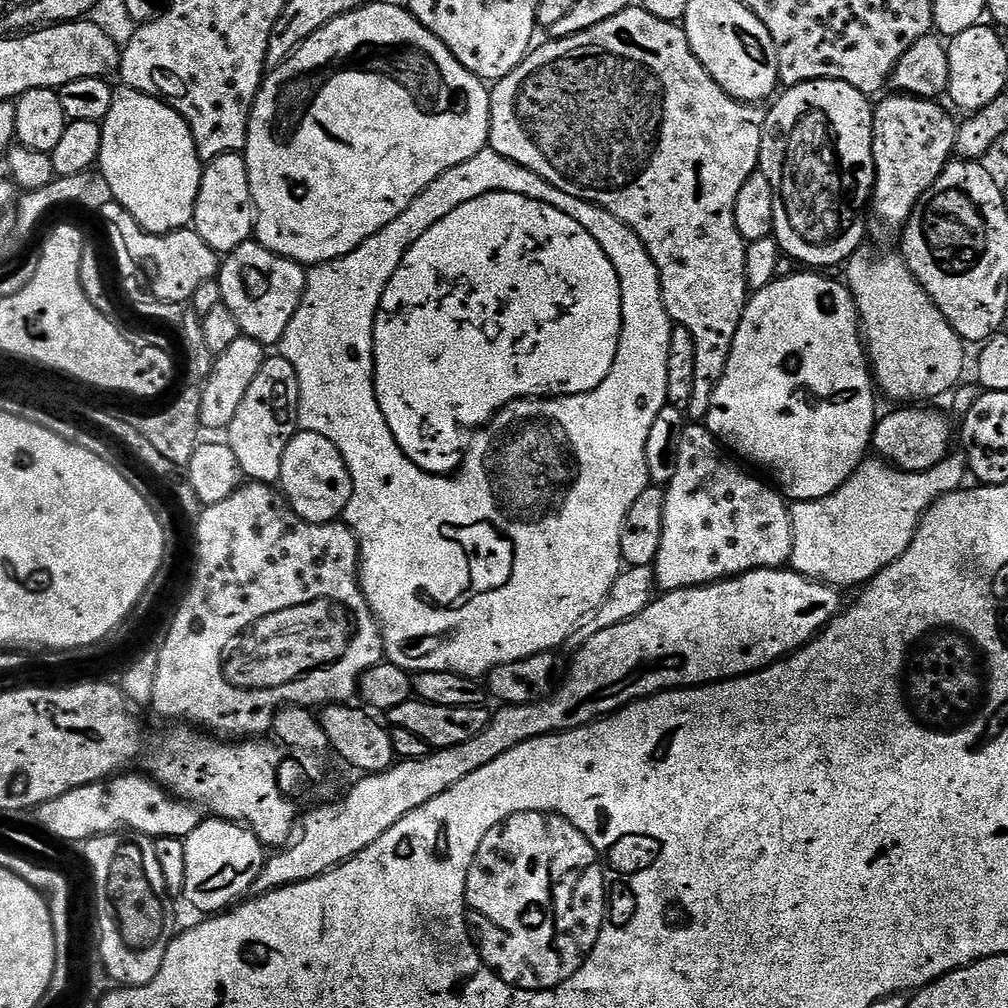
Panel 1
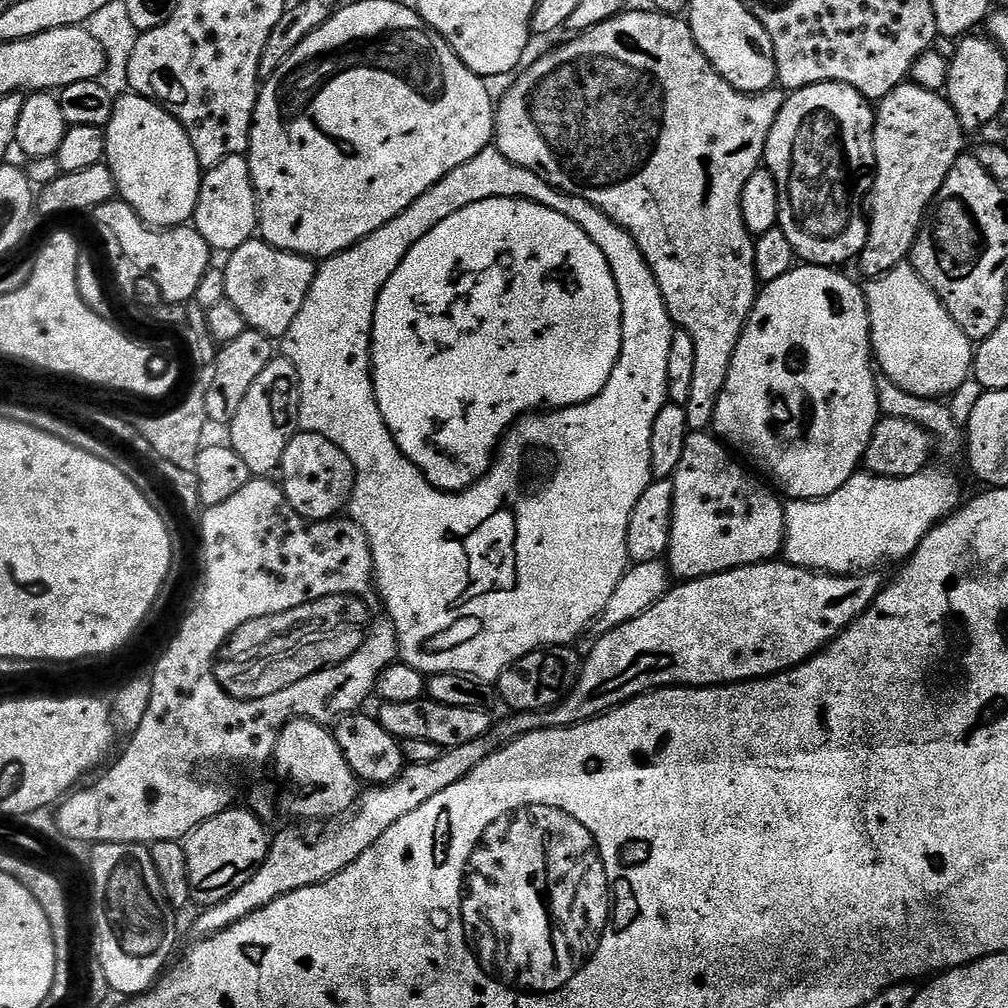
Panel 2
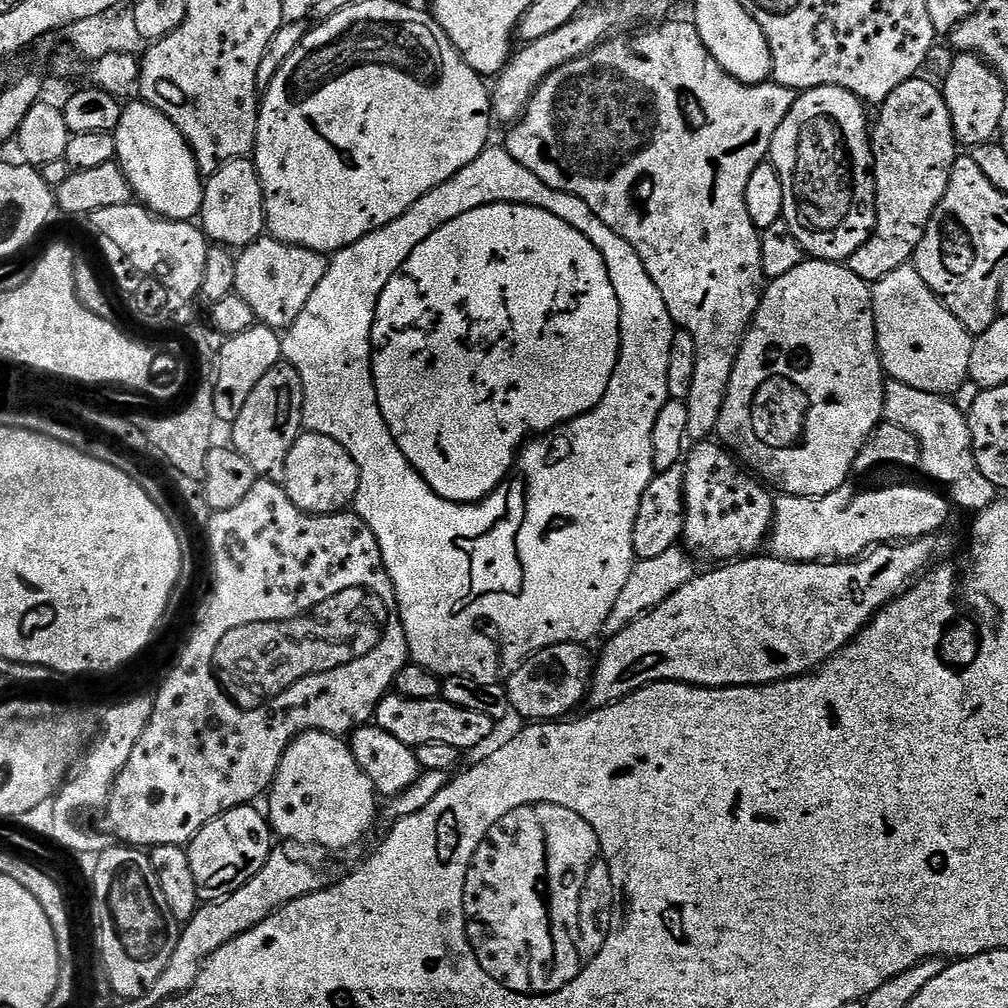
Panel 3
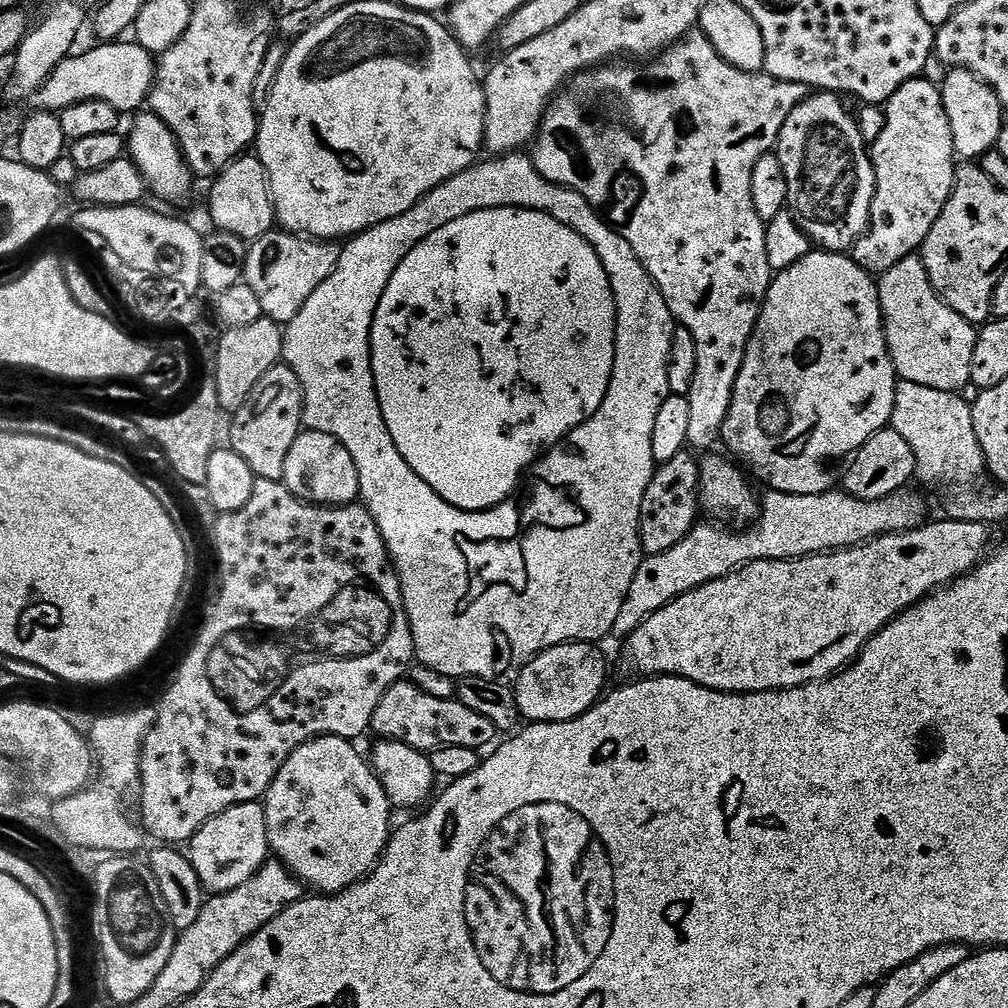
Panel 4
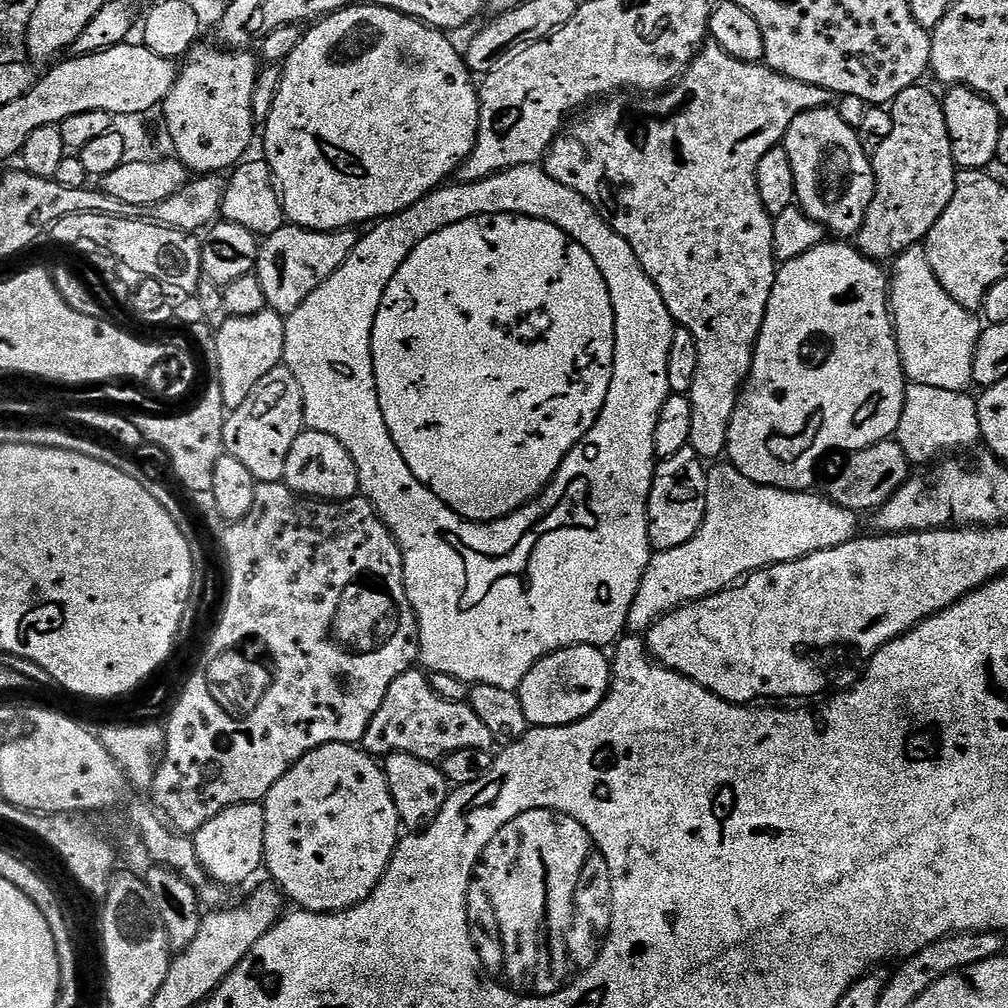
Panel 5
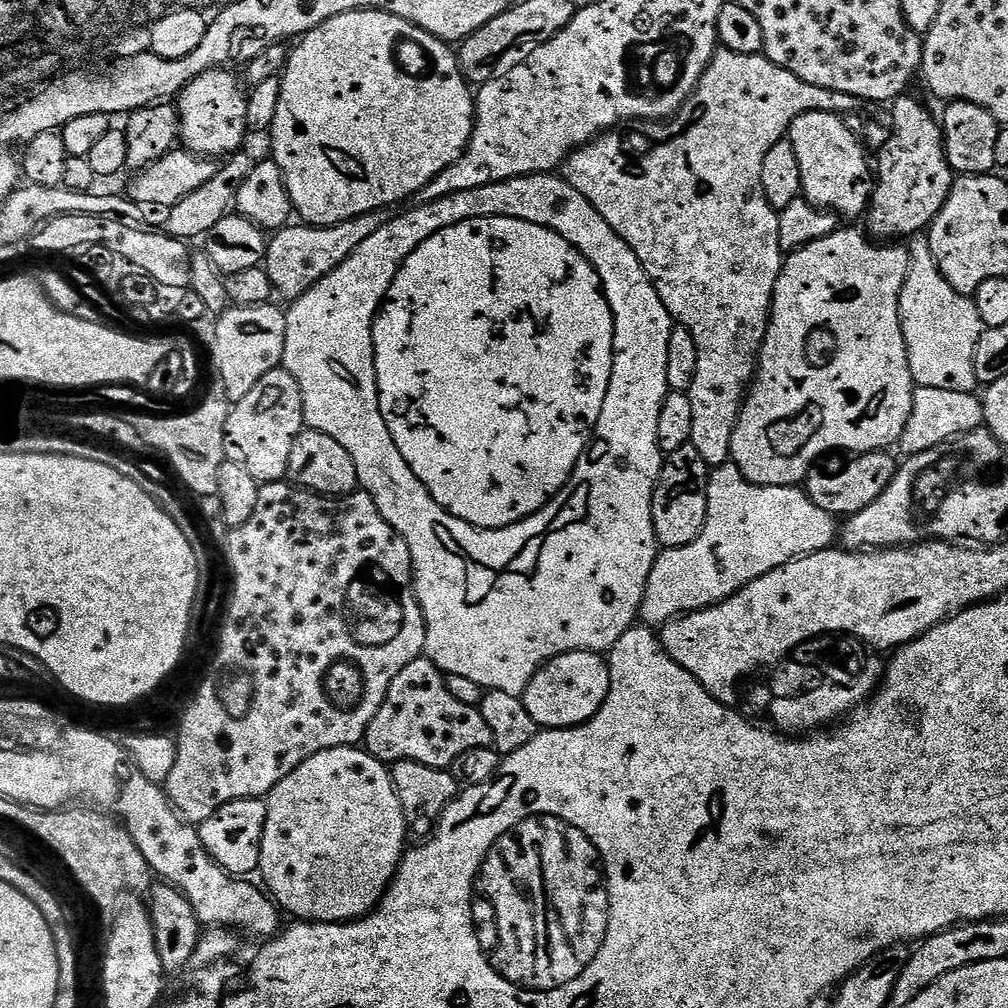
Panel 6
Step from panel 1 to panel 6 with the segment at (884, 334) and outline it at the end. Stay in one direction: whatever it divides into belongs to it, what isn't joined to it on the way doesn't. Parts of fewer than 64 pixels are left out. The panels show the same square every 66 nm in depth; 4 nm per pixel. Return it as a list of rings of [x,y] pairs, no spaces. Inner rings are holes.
[[[917,234],[906,244],[908,250],[908,269],[906,282],[900,295],[900,321],[902,322],[902,338],[906,338],[906,354],[910,358],[910,374],[913,385],[934,387],[939,390],[952,390],[975,393],[978,388],[976,371],[974,370],[974,350],[980,341],[985,327],[982,318],[978,318],[978,306],[972,296],[964,296],[938,270],[938,262],[934,262],[934,254],[930,250],[927,235]]]

